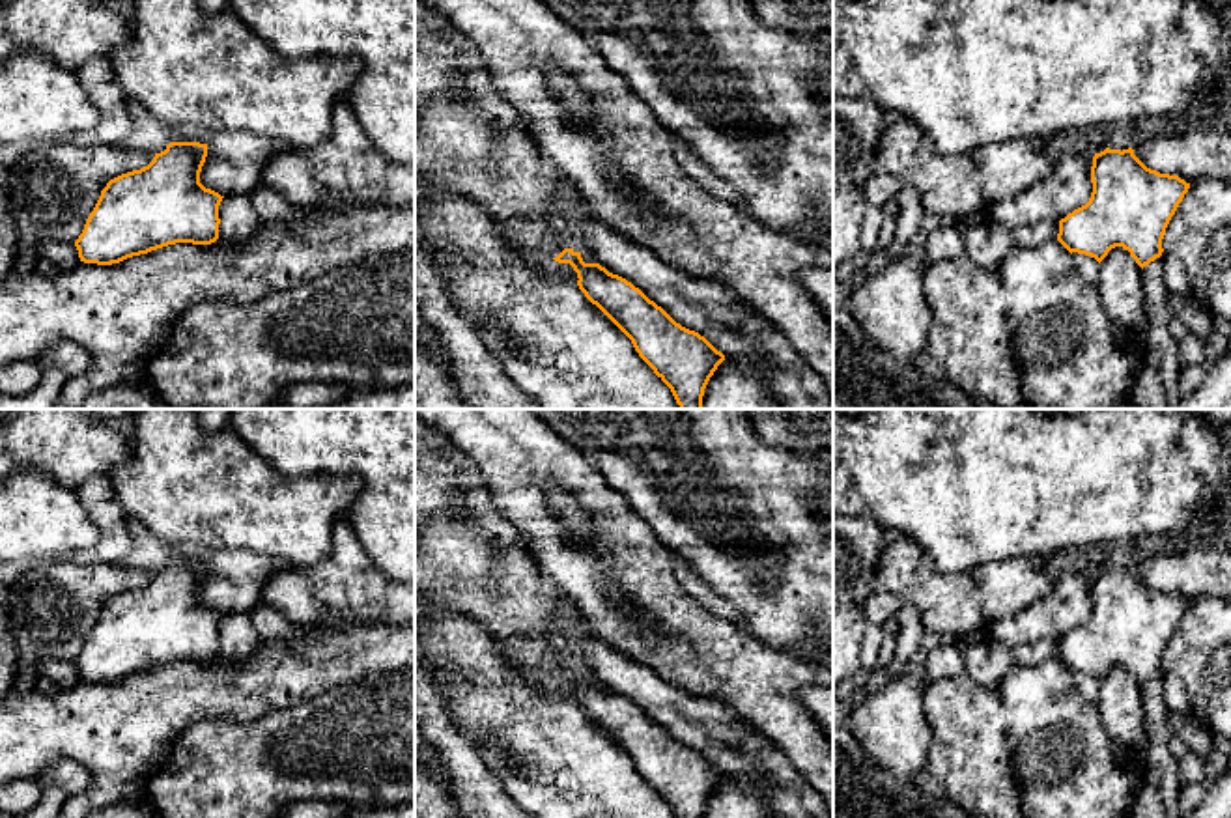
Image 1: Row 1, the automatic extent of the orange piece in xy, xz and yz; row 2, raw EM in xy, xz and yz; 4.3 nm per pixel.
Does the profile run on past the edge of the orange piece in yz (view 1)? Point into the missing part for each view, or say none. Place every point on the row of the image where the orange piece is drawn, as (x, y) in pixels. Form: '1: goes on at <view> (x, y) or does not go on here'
1: does not go on here

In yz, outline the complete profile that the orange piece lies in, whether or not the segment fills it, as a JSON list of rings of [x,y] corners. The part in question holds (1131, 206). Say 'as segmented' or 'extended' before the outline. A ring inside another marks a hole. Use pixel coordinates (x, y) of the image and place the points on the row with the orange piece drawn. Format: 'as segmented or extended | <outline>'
as segmented | [[[1110,149],[1095,153],[1091,166],[1093,192],[1085,205],[1059,220],[1057,241],[1072,254],[1085,254],[1098,263],[1115,247],[1130,252],[1143,269],[1162,256],[1162,239],[1190,183],[1179,176],[1160,174],[1147,168],[1134,149]]]

